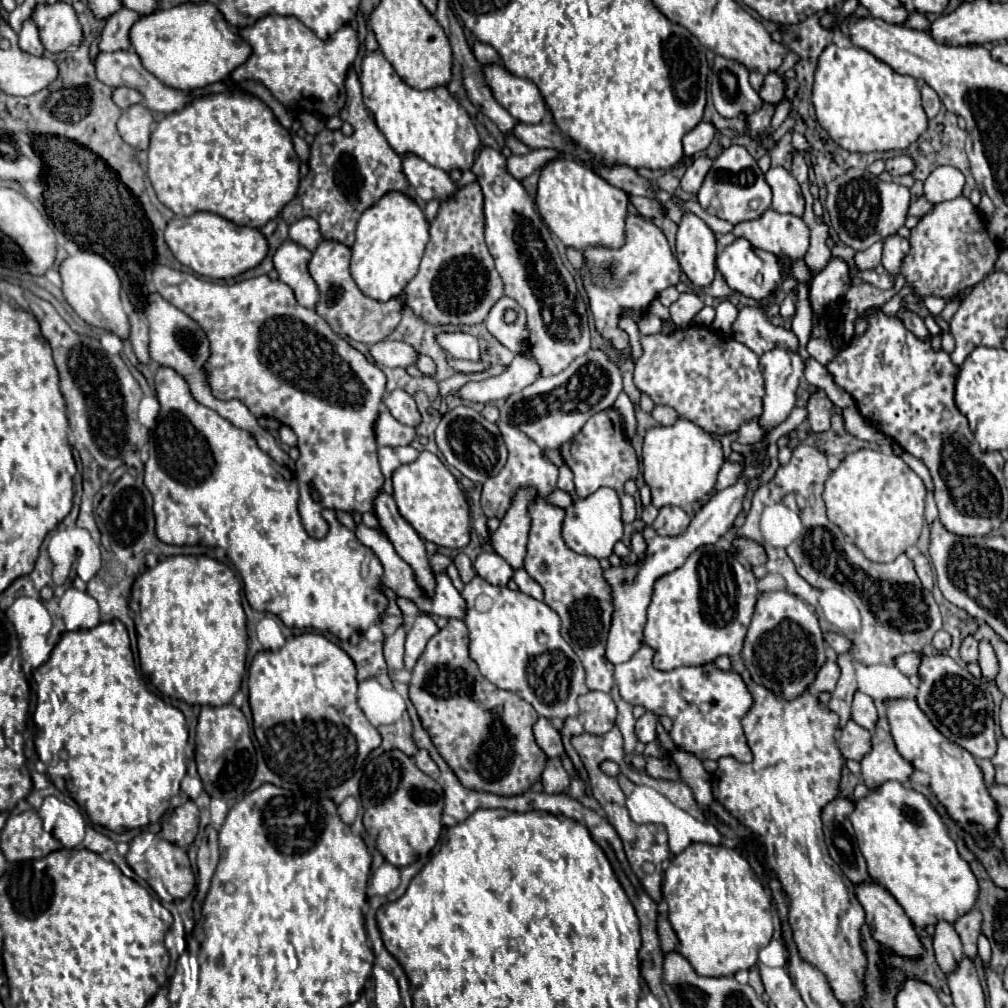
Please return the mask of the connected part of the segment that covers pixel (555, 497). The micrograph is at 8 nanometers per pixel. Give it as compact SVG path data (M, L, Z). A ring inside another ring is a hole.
M558 490L558 492L550 494L550 502L560 506L560 508L568 508L572 504L572 496L568 492L564 492L564 490Z

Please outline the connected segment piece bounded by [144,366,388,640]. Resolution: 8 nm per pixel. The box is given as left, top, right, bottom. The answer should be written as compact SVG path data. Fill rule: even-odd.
M158 366L156 394L162 408L150 438L144 484L154 496L158 538L174 546L204 544L224 548L244 580L244 594L250 606L258 612L276 614L288 628L316 628L340 640L350 640L354 632L380 624L388 606L388 598L382 592L382 564L370 548L360 544L354 532L336 520L336 512L324 510L328 534L322 540L310 538L300 522L298 482L290 468L280 466L262 452L246 430L236 428L212 408L196 402L188 382L174 368Z

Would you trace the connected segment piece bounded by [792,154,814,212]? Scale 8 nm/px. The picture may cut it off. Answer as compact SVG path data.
M796 154L796 156L792 158L792 176L798 180L798 184L800 184L800 188L802 188L802 194L804 194L804 198L806 198L806 210L812 212L812 202L814 202L814 198L812 198L812 194L810 194L808 164L806 164L806 160L804 160L800 154Z

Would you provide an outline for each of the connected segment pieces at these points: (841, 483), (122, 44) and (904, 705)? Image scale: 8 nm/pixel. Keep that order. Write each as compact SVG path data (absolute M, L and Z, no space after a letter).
M862 448L848 454L824 486L828 518L864 552L868 560L892 562L918 542L924 526L926 488L920 476L900 456Z
M120 8L116 10L100 36L98 48L102 52L118 52L118 50L128 50L130 48L130 26L138 20L138 14L128 10L128 8Z
M890 698L884 702L884 706L896 748L902 758L906 758L916 770L930 774L930 788L934 790L936 798L946 806L948 814L958 822L958 826L974 836L978 846L992 846L992 838L996 834L996 804L984 786L982 772L974 756L956 742L948 740L918 708L914 698Z

